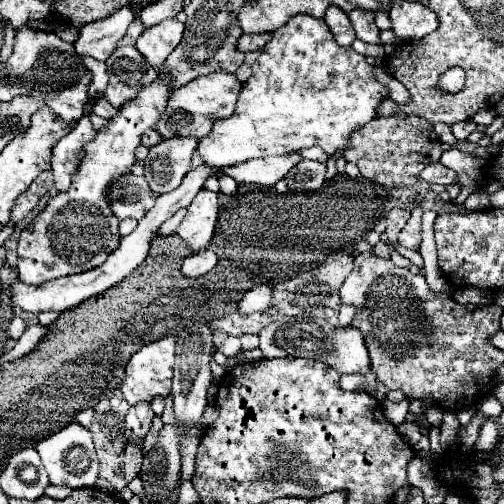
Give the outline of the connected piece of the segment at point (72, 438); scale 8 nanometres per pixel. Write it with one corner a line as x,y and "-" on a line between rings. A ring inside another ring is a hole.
78,421
56,431
56,435
48,435
48,439
42,439
40,443
36,443
34,449
40,453
42,465
48,471
48,479
52,485
66,485
70,489
96,485
100,461
92,443
92,433
88,431
88,427
80,425

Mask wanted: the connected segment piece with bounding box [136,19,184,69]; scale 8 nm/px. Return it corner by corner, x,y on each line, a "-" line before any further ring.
168,19
164,23
158,23
156,27
146,29
138,41
136,41
136,49
142,53
142,57
152,65
152,67
160,67
160,63
174,51
174,47
180,43
182,39
182,31
184,25
178,23
176,19

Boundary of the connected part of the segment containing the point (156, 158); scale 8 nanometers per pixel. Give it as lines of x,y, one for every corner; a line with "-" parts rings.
172,137
150,147
144,159
144,177
154,193
170,193
180,185
190,171
196,143
198,139
192,137

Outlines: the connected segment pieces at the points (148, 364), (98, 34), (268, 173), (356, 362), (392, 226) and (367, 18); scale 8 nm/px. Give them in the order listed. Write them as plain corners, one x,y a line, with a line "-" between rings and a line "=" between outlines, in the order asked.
164,337
154,343
142,345
128,361
124,381
120,385
122,395
130,405
136,405
138,401
150,401
154,395
168,395
172,385
172,365
176,359
176,341
174,337
=
122,7
108,19
84,25
78,33
78,39
72,45
76,53
82,57
106,61
112,55
112,51
118,47
118,41
126,35
126,29
132,21
134,21
132,9
=
290,151
276,157
262,157
244,161
234,167
224,167
222,171
236,179
236,183
256,183
262,187
274,187
276,181
280,181
290,167
302,161
302,155
298,151
=
290,317
284,321
274,321
260,329
260,351
264,359
274,357
316,357
340,373
366,373
370,369
368,349
364,337
354,327
328,327
328,321
312,317
=
392,209
388,215
386,215
386,219
388,219
388,227
386,227
386,235
388,235
388,239
396,245
396,241
398,241
398,233
402,231
402,227
406,225
406,221
408,221
408,215
410,215
410,211
404,211
404,209
=
352,9
348,13
352,25
354,25
354,31
356,31
356,37
360,41
366,41
366,43
378,43
378,33
380,29
376,27
374,23
374,13
372,11
364,11
364,9

